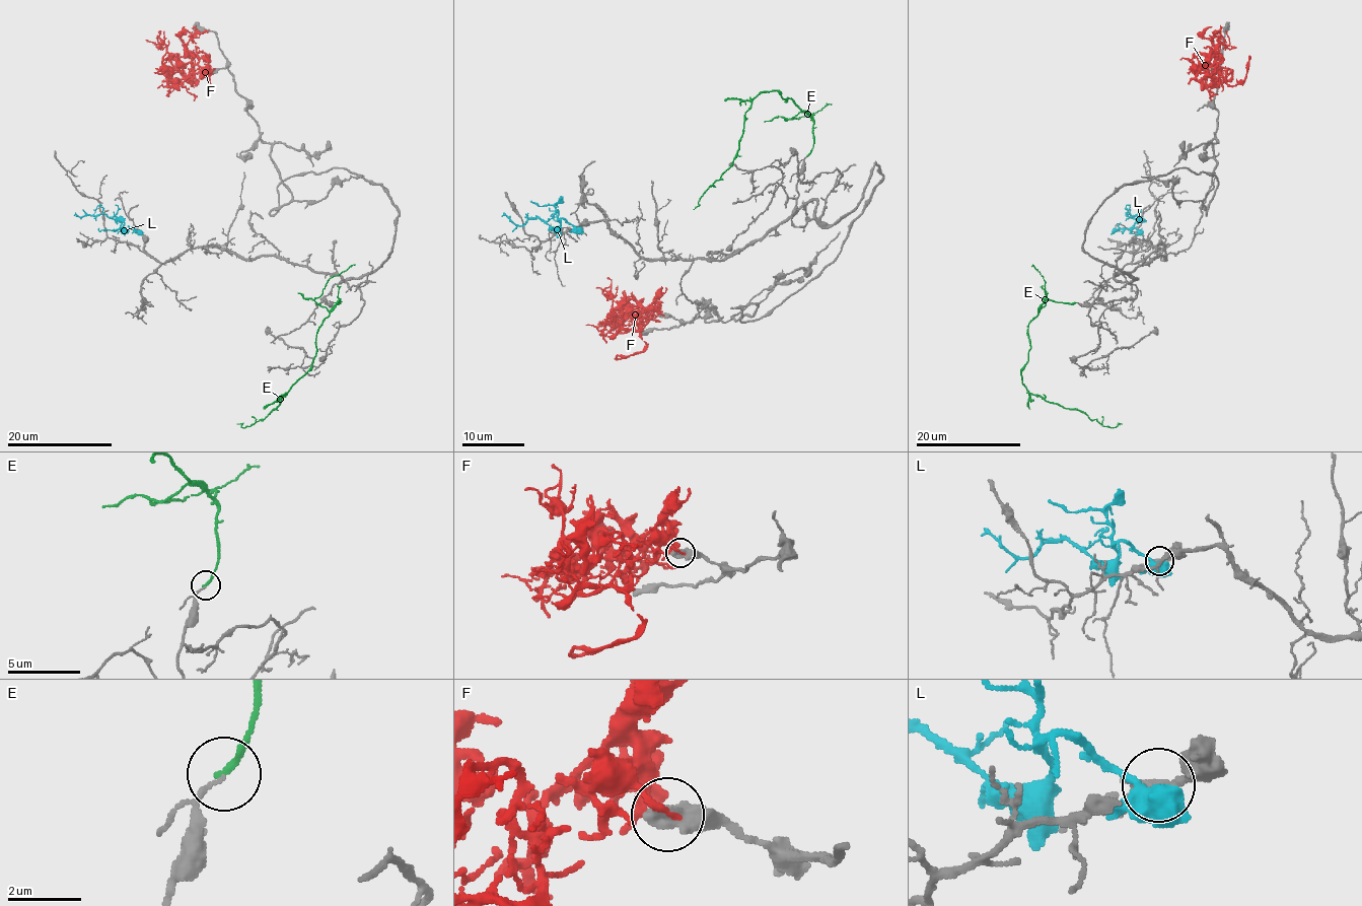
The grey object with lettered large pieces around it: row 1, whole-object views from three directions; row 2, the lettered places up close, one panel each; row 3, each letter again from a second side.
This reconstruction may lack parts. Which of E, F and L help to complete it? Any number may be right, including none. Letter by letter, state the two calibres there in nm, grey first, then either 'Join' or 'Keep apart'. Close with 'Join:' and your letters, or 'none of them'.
E: Thickness 130 nm (grey) against 180 nm. Join
F: Thickness 650 nm (grey) against 170 nm. Keep apart
L: Thickness 130 nm (grey) against 440 nm. Keep apart
Join: E

